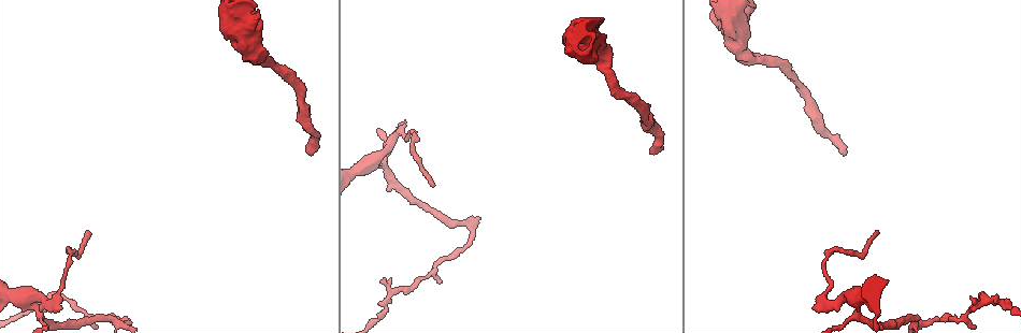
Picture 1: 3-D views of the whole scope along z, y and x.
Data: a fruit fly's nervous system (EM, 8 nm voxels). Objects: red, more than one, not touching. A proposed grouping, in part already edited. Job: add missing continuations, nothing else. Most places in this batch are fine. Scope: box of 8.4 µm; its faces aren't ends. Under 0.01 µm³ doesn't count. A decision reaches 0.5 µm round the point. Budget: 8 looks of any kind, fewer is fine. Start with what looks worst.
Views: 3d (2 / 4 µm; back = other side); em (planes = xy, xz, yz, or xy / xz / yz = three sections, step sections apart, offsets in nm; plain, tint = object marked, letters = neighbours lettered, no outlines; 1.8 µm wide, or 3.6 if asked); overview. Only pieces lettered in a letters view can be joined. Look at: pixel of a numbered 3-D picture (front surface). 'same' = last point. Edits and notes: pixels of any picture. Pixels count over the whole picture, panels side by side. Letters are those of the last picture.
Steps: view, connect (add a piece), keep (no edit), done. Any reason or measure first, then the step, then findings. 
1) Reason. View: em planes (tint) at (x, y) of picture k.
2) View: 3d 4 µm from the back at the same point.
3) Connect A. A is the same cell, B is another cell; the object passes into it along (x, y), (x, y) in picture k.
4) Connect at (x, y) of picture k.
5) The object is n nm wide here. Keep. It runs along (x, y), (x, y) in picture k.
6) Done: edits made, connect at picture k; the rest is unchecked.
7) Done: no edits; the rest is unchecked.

View: em xy step 16 (letters) at (653, 154) of picture 1.

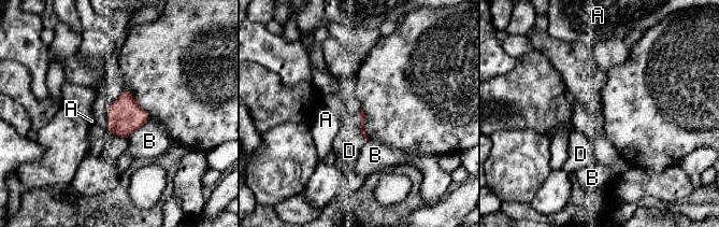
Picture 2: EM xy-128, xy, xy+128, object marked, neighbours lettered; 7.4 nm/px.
Cut it another way. View: em planes (letters) at the same point.

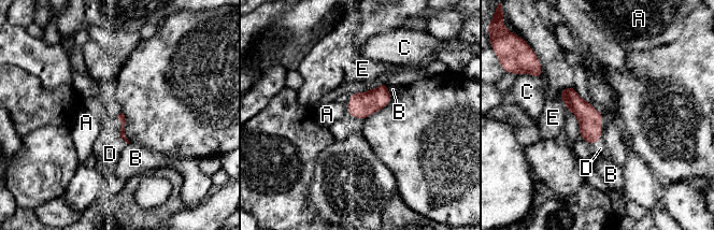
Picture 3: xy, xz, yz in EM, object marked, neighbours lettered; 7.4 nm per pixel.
The longest contact is with D, 220 nm. Connect D. D is the same cell, A, B, C and E are other cells; it goes on there.

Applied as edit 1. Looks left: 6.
Tapers out. View: 3d 4 µm at (86, 234) of picture 1.

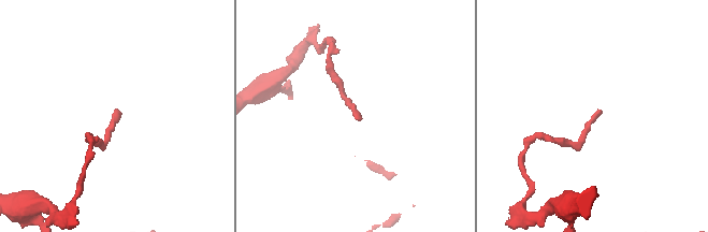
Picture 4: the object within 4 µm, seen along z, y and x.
Now the EM. View: em planes (letters) at (117, 111) of picture 4.

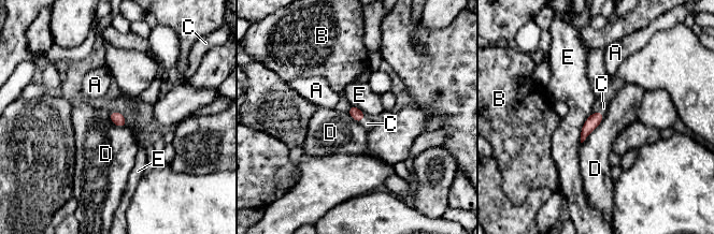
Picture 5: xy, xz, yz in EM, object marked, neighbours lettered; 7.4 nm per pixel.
Connect C. C is the same cell, A, B, D and E are other cells; the object passes into it along (355, 113), (361, 120), (367, 123) in picture 5; it goes on there.

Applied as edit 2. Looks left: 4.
Tapers out. View: em xy step 8 (letters) at (384, 279) of picture 1.

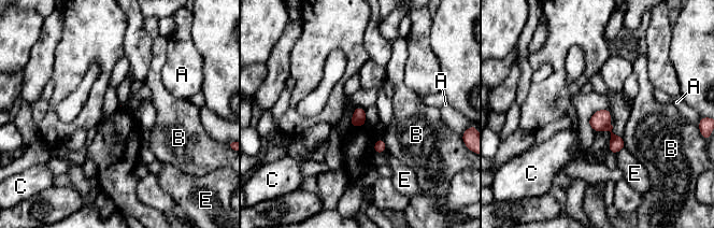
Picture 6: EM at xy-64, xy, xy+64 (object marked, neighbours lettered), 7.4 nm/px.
View: em planes (letters) at the same point.

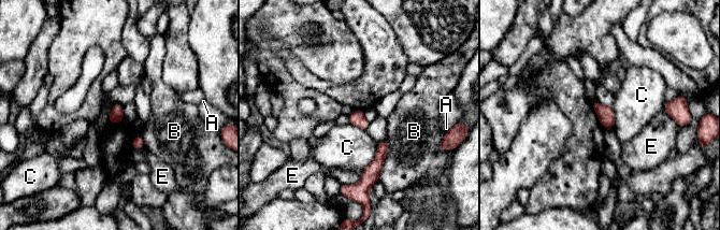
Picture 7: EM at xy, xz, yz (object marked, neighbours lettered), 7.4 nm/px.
Keep. A, B, C and E are other cells; a border runs along (377, 143), (375, 157), (361, 171) in picture 7; no lettered piece goes on from it.

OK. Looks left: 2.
Done: edits made, connect at picture 3, connect at picture 5; the rest is unchecked.

